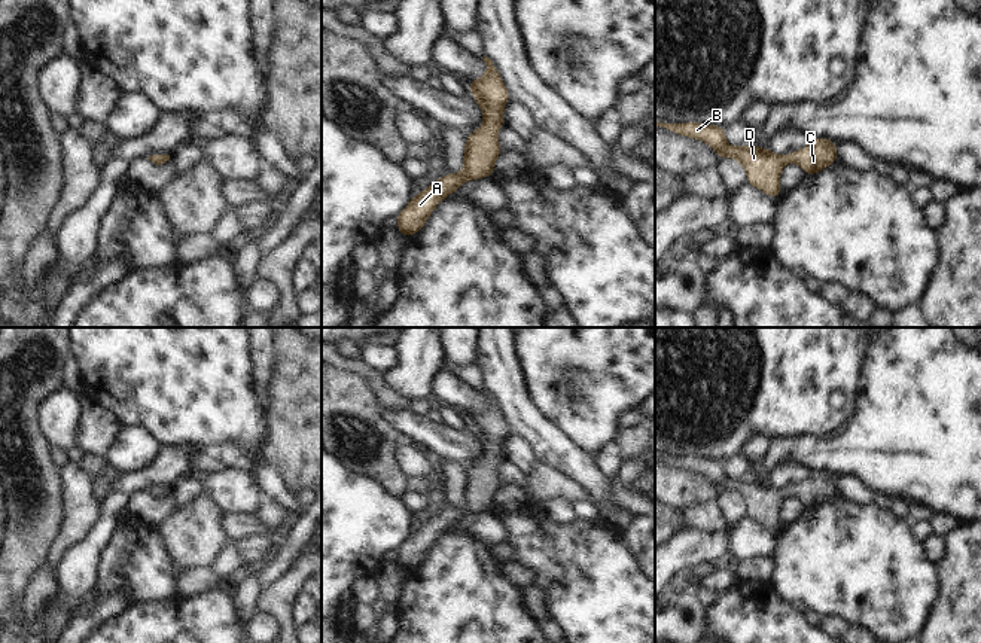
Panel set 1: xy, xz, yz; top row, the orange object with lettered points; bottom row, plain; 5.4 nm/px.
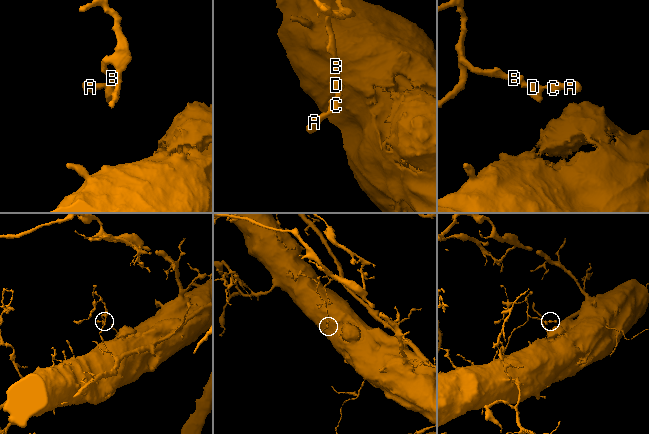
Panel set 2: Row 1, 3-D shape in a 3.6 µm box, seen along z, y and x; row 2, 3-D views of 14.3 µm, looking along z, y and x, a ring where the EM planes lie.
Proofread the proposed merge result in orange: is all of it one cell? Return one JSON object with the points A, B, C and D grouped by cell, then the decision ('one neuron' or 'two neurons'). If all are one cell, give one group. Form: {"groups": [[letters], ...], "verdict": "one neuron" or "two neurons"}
{"groups": [["A", "B", "C", "D"]], "verdict": "one neuron"}

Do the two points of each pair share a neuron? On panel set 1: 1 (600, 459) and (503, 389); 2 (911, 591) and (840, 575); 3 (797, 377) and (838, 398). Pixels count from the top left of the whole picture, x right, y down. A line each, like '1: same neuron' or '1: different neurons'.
1: different neurons
2: same neuron
3: different neurons

